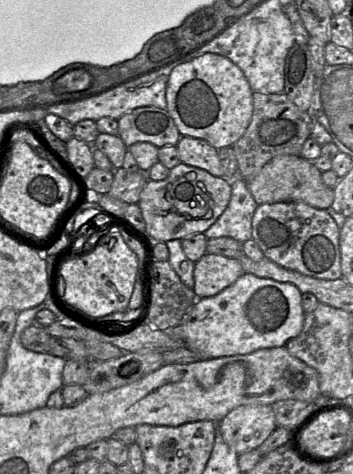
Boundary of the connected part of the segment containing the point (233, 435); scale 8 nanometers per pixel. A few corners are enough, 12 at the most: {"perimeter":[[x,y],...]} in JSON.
{"perimeter":[[242,405],[218,423],[238,455],[277,428],[271,405]]}

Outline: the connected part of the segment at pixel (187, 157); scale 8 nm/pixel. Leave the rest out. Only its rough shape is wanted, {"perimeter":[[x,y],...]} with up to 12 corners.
{"perimeter":[[181,136],[183,164],[224,177],[218,150],[205,140]]}

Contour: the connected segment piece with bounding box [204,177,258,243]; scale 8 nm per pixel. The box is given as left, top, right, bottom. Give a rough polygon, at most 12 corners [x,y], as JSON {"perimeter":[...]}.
{"perimeter":[[232,179],[229,204],[204,235],[252,239],[257,206],[246,181]]}

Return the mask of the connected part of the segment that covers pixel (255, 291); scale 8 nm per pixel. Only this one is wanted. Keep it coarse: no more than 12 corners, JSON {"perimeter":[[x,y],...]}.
{"perimeter":[[244,273],[181,324],[202,360],[283,347],[302,293]]}

